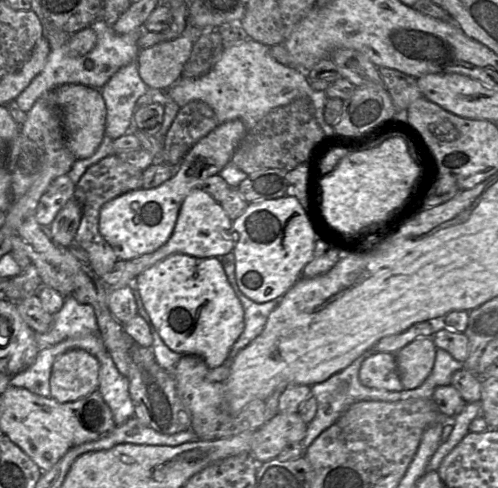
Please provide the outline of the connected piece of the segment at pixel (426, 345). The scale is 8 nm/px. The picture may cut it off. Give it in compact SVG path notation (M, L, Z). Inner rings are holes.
M417 338L395 355L404 389L420 387L431 373L437 347L432 338Z

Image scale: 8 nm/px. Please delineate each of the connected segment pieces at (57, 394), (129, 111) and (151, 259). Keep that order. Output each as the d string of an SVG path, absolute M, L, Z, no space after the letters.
M83 349L60 355L50 376L50 397L60 403L85 398L99 388L99 362Z
M137 61L120 68L101 88L106 105L105 134L112 140L137 131L134 126L135 105L148 90L139 75Z
M194 189L184 199L174 230L168 241L154 252L126 260L126 270L138 276L148 267L176 253L199 258L220 258L233 251L235 244L233 220L228 216L222 205L207 192Z

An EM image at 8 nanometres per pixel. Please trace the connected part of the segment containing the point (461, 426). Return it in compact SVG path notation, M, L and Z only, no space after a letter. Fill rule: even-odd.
M481 401L466 403L460 414L454 417L454 427L449 438L442 442L431 457L426 471L437 471L445 456L454 449L470 431L470 423L482 414Z

